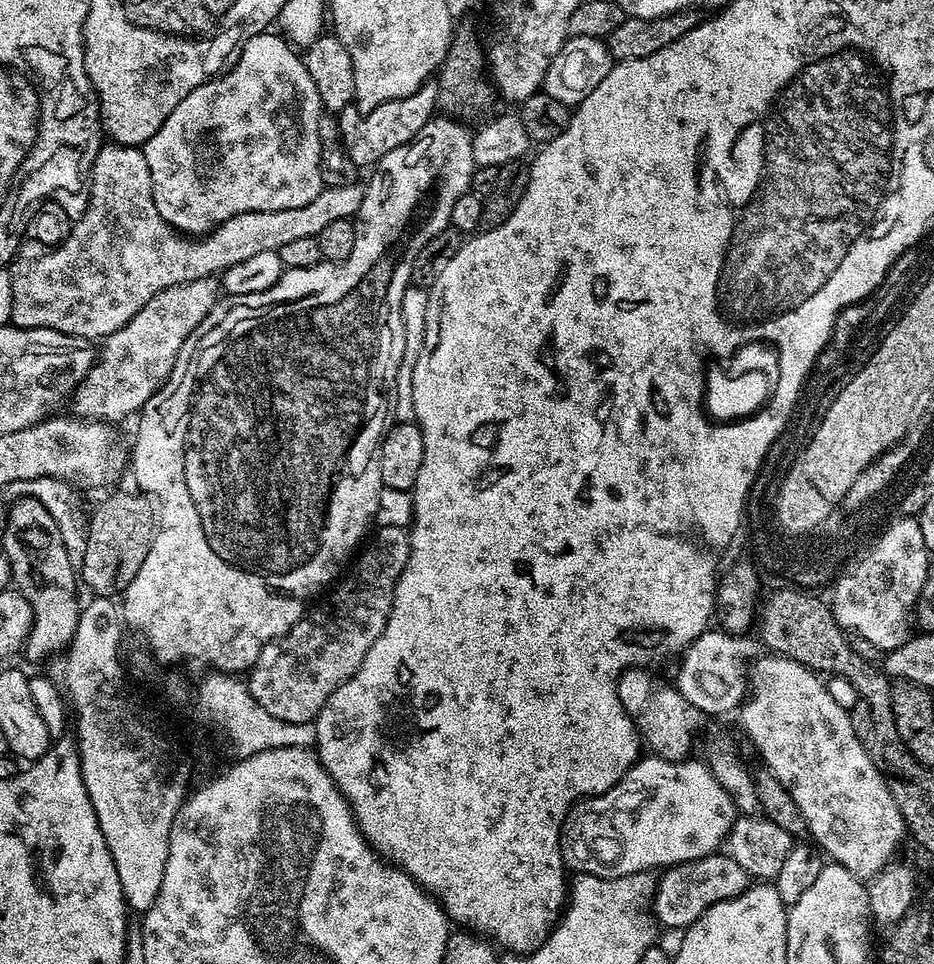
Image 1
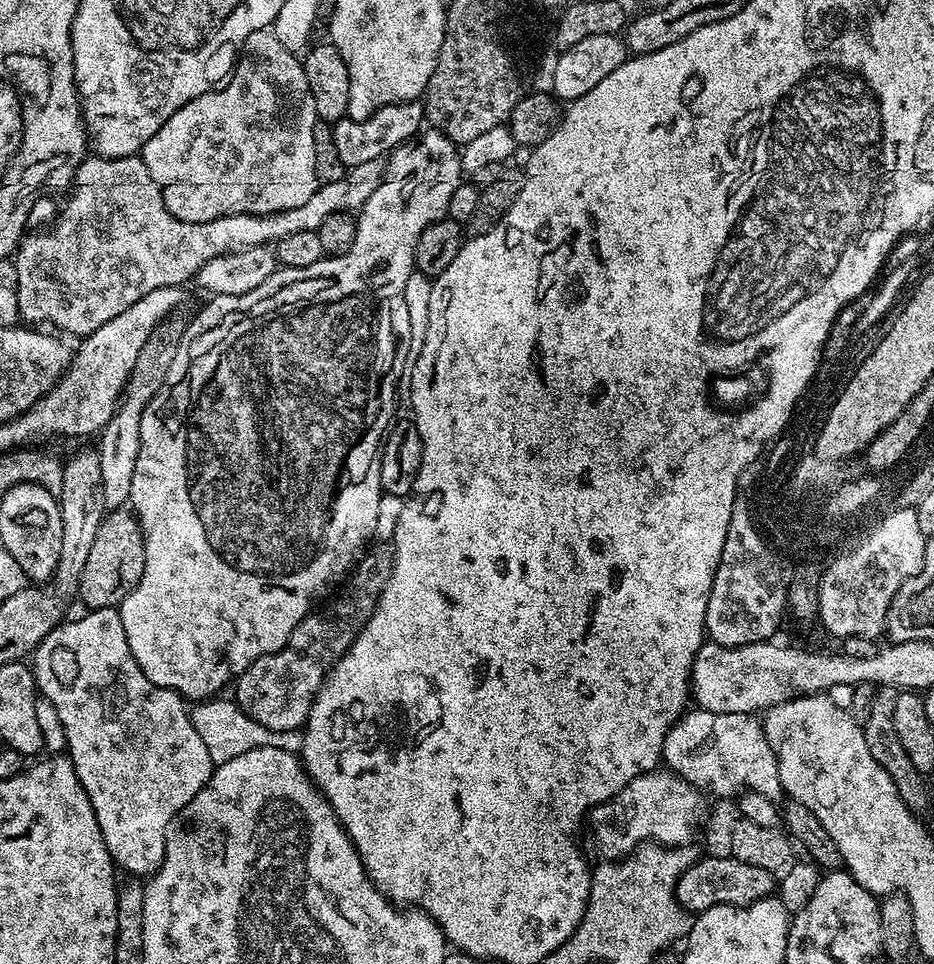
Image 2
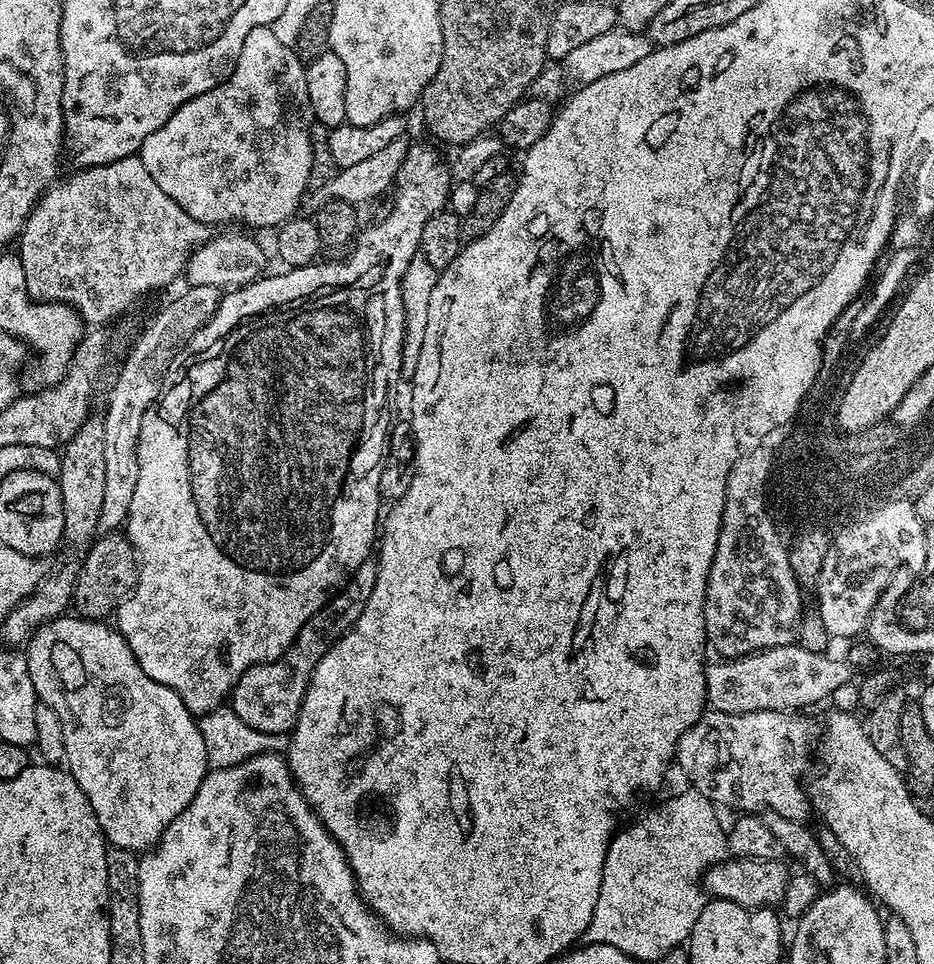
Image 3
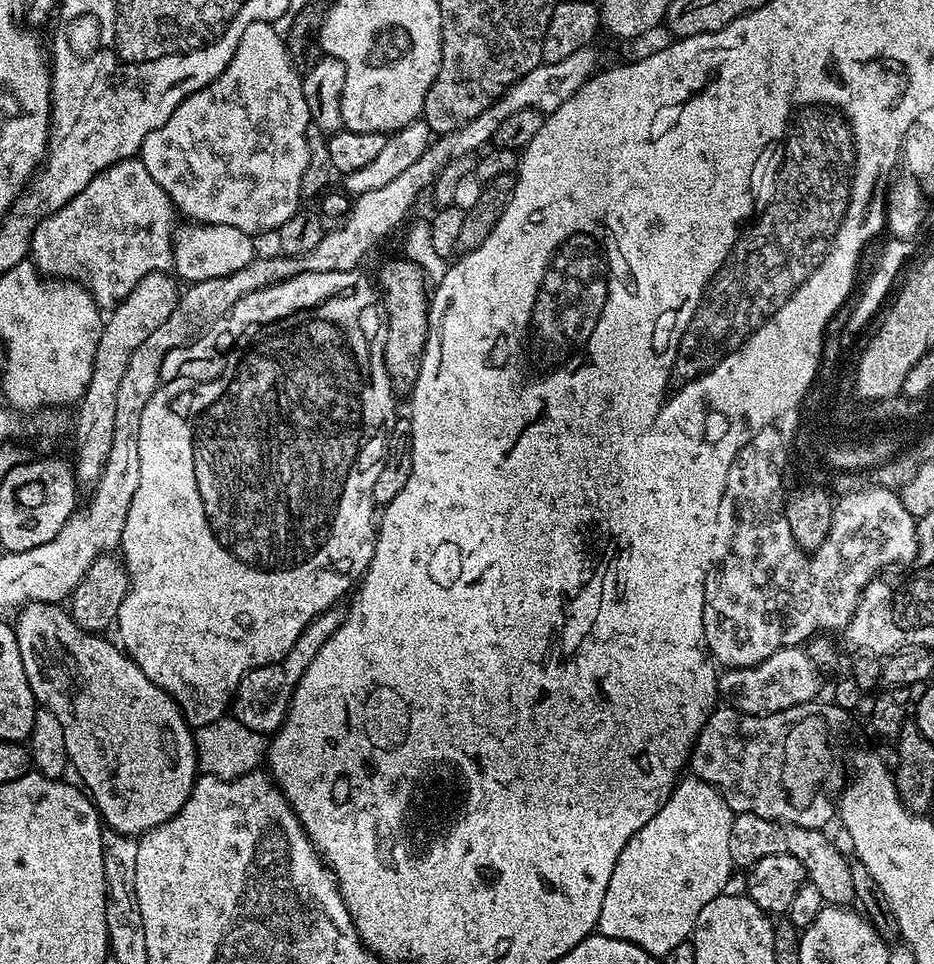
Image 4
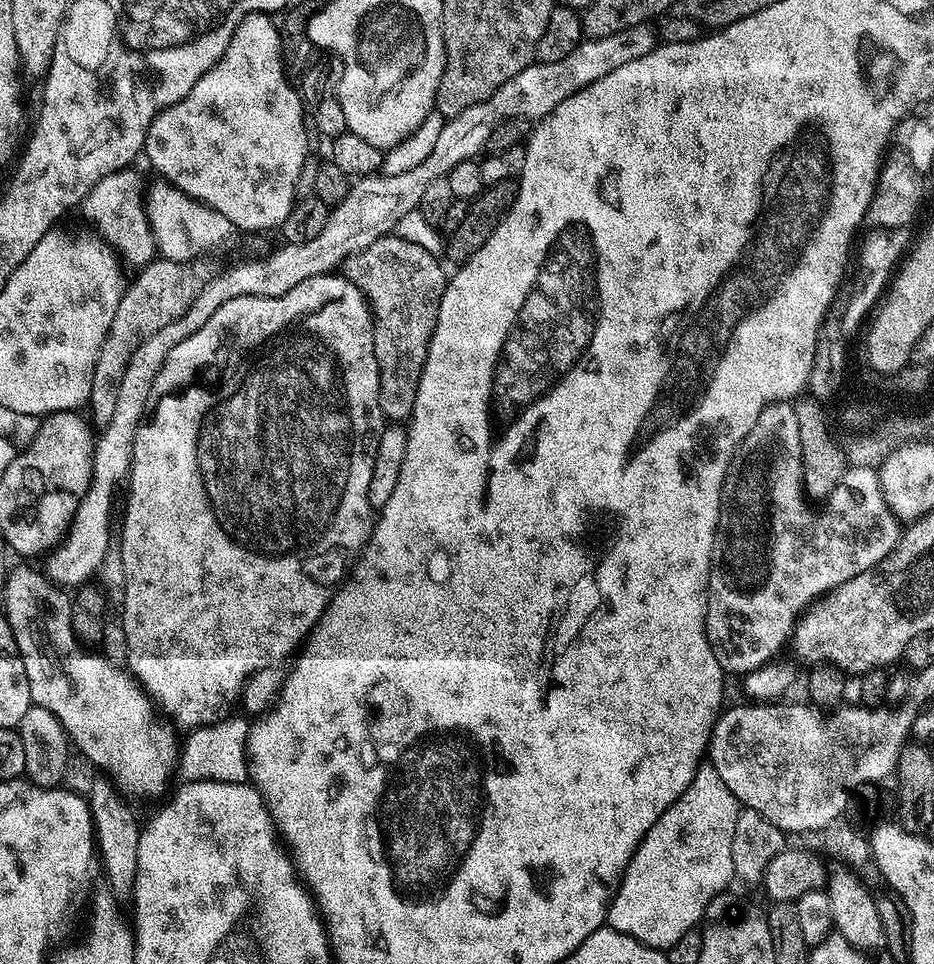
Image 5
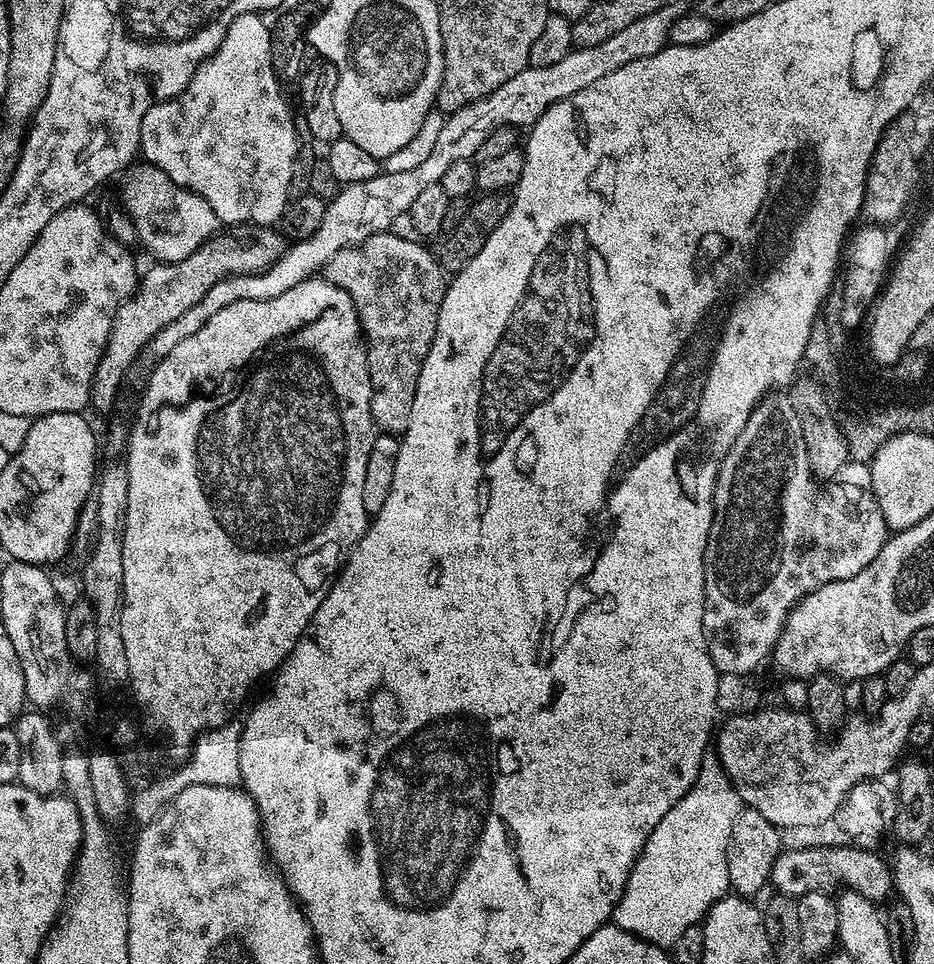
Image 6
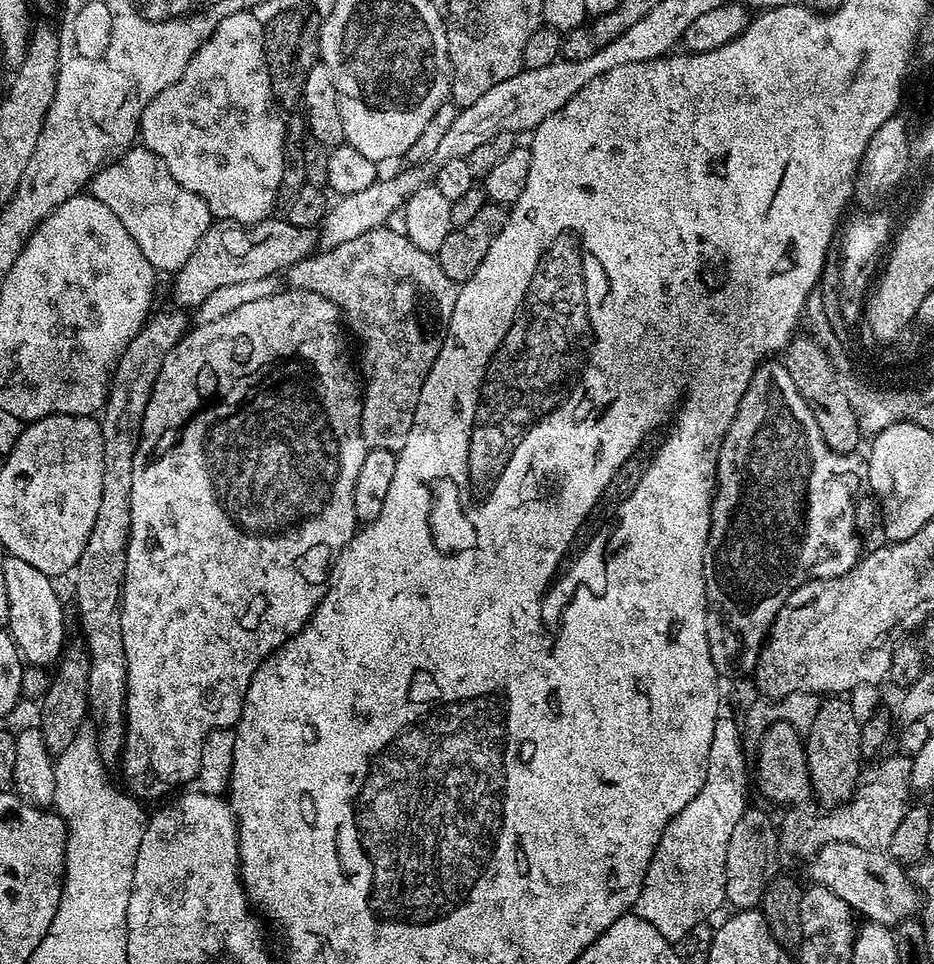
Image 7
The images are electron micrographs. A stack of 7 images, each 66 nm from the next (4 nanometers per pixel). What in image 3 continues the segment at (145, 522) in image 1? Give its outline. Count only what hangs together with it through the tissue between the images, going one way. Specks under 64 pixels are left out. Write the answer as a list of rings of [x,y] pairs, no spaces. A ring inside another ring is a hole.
[[[119,531],[97,535],[80,561],[80,573],[76,575],[75,611],[85,620],[107,621],[120,607],[120,601],[132,595],[139,576],[136,549],[127,535]]]

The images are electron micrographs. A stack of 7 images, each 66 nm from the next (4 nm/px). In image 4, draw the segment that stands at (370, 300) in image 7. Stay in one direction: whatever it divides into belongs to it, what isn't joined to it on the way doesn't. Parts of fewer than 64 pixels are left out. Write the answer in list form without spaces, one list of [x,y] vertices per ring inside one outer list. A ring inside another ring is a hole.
[[[399,259],[390,261],[381,270],[378,288],[382,293],[382,311],[386,317],[384,338],[386,374],[392,383],[393,393],[404,392],[404,394],[408,394],[416,385],[422,354],[428,341],[430,296],[427,291],[424,293],[424,284],[426,285],[424,269],[410,259]]]

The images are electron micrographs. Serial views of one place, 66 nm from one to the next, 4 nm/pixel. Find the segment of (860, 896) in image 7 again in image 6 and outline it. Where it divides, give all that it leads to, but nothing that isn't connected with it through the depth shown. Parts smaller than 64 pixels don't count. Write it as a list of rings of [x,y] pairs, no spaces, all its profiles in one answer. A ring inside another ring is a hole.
[[[795,846],[781,851],[772,867],[771,887],[779,895],[797,898],[821,891],[820,884],[844,884],[845,889],[857,892],[873,902],[881,902],[894,892],[892,870],[887,859],[883,860],[876,850],[857,846],[798,849]]]

